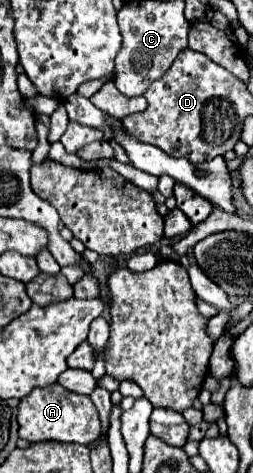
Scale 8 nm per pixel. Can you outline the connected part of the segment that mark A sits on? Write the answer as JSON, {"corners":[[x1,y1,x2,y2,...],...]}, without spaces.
{"corners":[[59,383,31,391,31,395,23,397,19,403,17,421,19,421,19,437,29,443,59,441,59,443,89,445,101,435,97,409,93,407,89,395,77,395,73,391,65,391,65,387,61,387]]}

